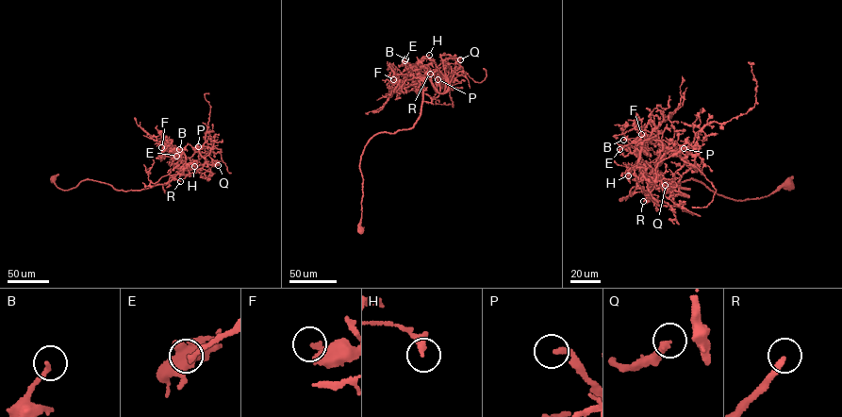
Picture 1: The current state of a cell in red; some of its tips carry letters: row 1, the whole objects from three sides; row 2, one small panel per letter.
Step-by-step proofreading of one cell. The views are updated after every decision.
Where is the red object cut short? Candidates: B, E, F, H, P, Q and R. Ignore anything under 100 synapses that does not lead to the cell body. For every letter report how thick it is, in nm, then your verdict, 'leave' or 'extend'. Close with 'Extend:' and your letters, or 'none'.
B: calibre 220 nm; leave
E: calibre 240 nm; leave
F: calibre 200 nm; leave
H: calibre 320 nm; leave
P: calibre 240 nm; leave
Q: calibre 320 nm; leave
R: calibre 240 nm; extend
Extend: R

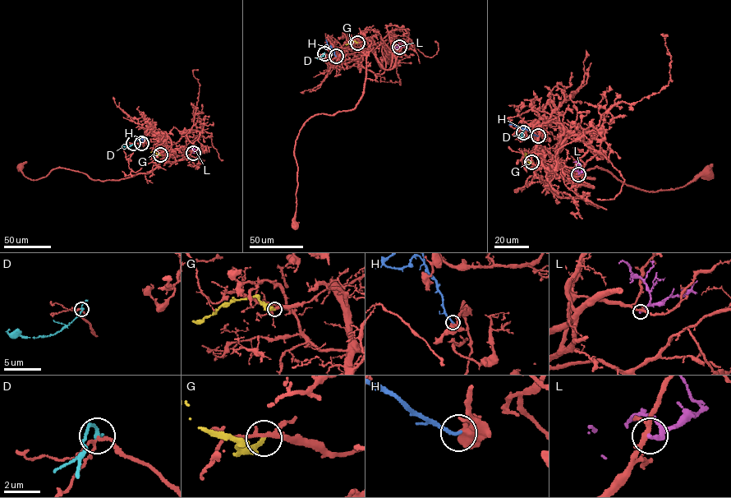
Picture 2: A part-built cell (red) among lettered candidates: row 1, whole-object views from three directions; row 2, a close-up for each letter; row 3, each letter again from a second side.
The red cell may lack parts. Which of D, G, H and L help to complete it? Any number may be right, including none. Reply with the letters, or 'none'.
D

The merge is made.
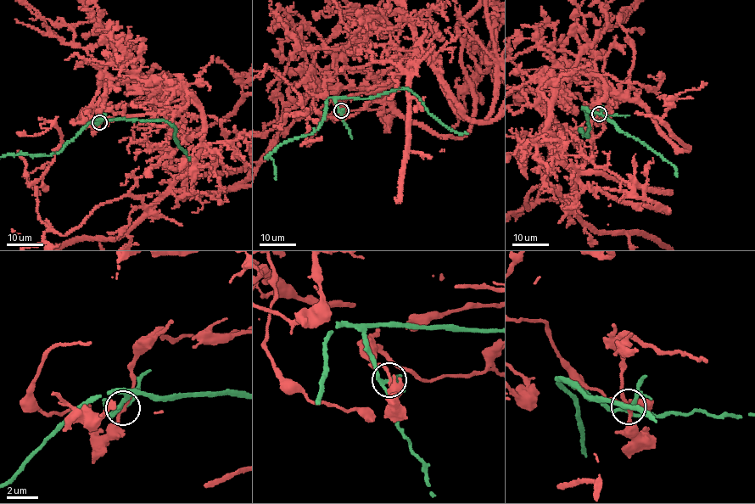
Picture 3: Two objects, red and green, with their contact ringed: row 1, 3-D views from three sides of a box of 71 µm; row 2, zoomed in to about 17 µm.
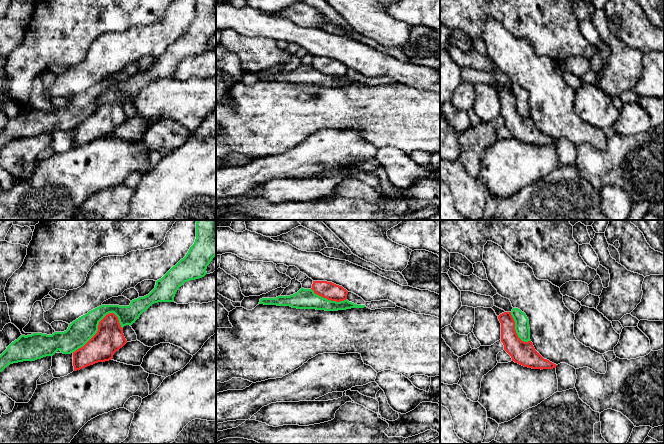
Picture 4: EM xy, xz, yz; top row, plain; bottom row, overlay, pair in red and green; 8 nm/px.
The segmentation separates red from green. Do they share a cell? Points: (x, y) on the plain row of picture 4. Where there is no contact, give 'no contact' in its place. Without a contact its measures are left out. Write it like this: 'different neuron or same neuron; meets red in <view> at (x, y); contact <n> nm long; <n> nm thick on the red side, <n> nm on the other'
different neuron; meets red in xy at (98, 106); contact 480 nm long; 220 nm thick on the red side, 200 nm on the other

